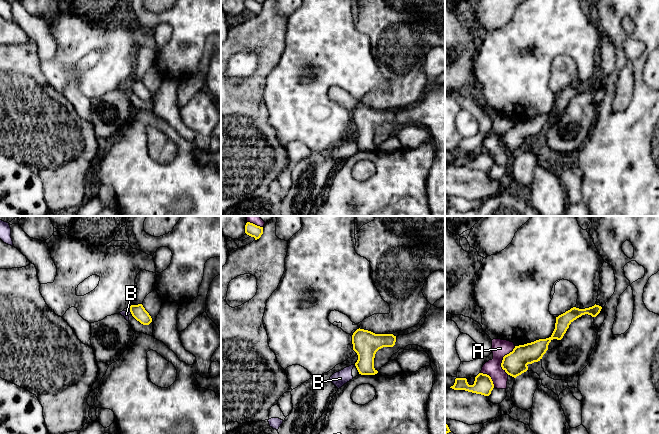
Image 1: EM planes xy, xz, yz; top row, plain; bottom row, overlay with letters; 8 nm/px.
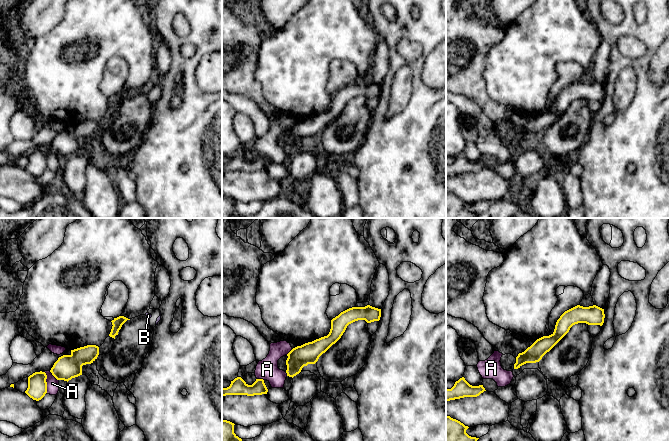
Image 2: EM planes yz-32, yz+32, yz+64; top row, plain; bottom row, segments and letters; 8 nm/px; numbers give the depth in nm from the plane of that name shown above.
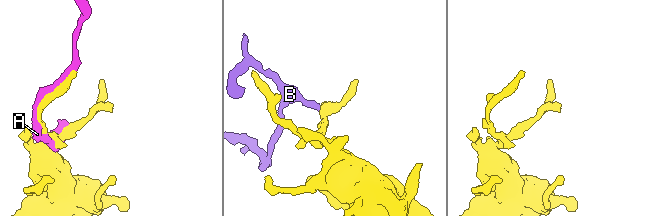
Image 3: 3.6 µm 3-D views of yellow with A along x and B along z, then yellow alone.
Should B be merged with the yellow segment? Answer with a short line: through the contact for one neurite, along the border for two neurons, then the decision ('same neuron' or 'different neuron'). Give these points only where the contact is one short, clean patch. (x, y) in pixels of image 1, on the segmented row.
line xy (130, 311), (132, 314); different neuron

